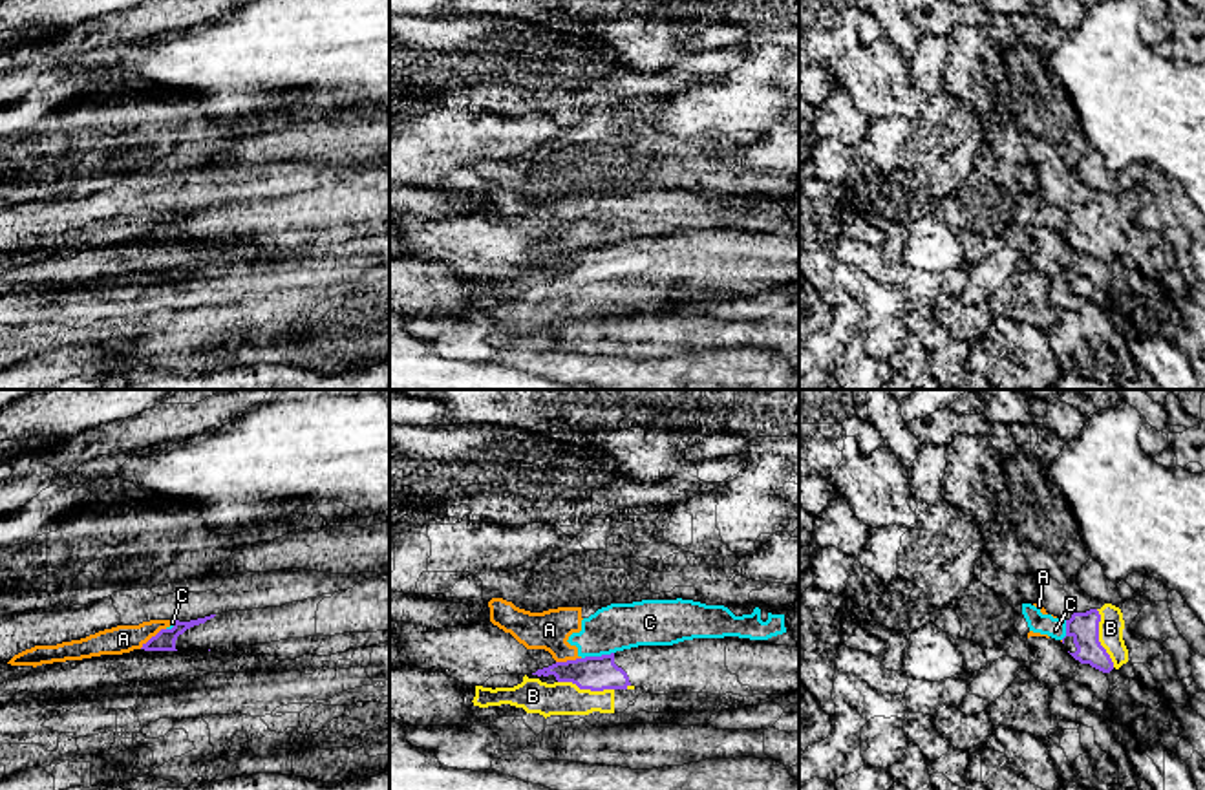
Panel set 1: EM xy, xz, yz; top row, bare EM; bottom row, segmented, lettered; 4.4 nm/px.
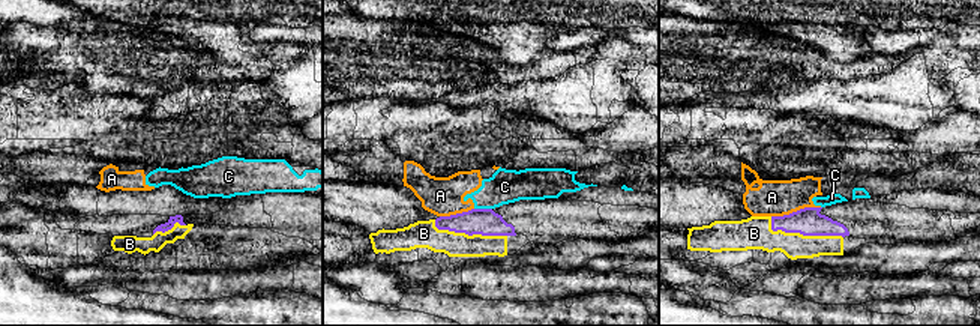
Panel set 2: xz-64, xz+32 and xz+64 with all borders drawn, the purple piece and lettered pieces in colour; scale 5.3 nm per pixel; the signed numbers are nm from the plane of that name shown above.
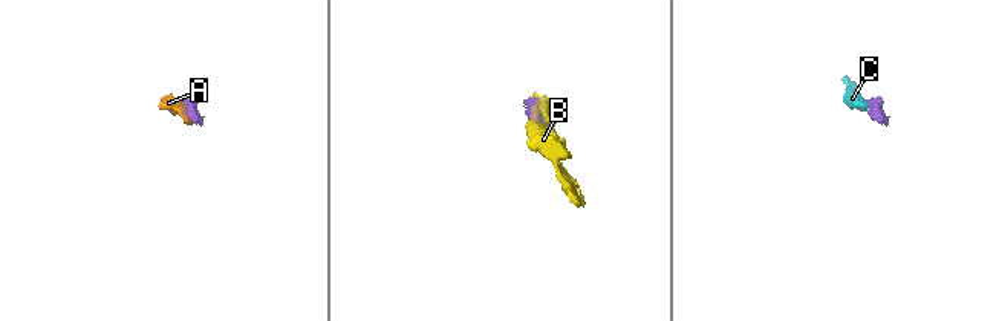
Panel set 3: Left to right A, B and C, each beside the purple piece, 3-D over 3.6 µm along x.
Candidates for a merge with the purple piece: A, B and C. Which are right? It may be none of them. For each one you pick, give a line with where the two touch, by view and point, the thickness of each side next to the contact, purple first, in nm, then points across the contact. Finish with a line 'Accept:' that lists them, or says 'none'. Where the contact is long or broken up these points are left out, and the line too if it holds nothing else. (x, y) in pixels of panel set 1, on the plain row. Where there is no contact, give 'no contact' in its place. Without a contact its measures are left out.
B: yz (1098, 229) | 130/110 nm
Accept: B

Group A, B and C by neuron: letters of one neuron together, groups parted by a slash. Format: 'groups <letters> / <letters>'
groups A C / B

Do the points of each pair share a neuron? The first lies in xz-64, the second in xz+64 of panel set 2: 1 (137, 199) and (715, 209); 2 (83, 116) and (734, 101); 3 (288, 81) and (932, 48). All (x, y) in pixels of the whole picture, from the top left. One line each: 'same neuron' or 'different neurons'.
1: same neuron
2: different neurons
3: same neuron

